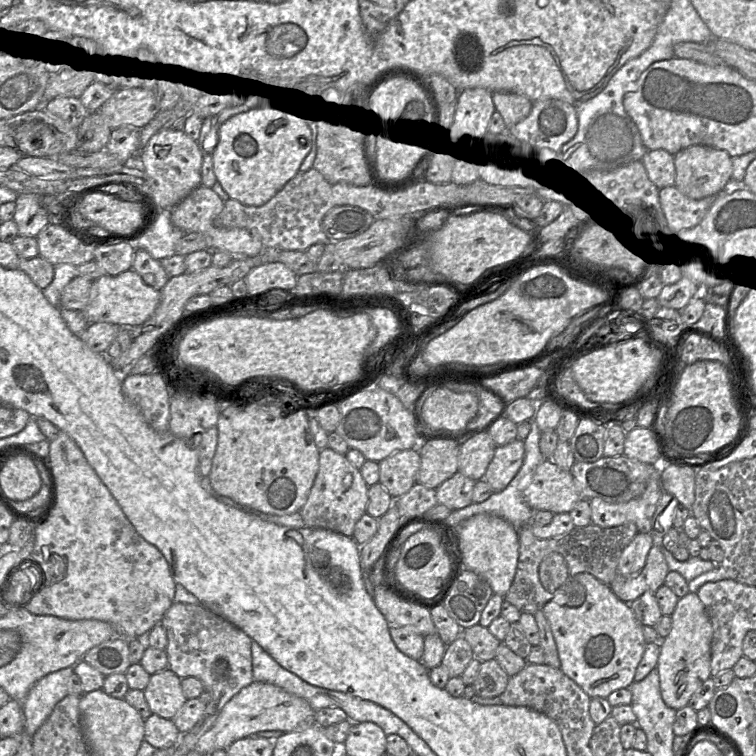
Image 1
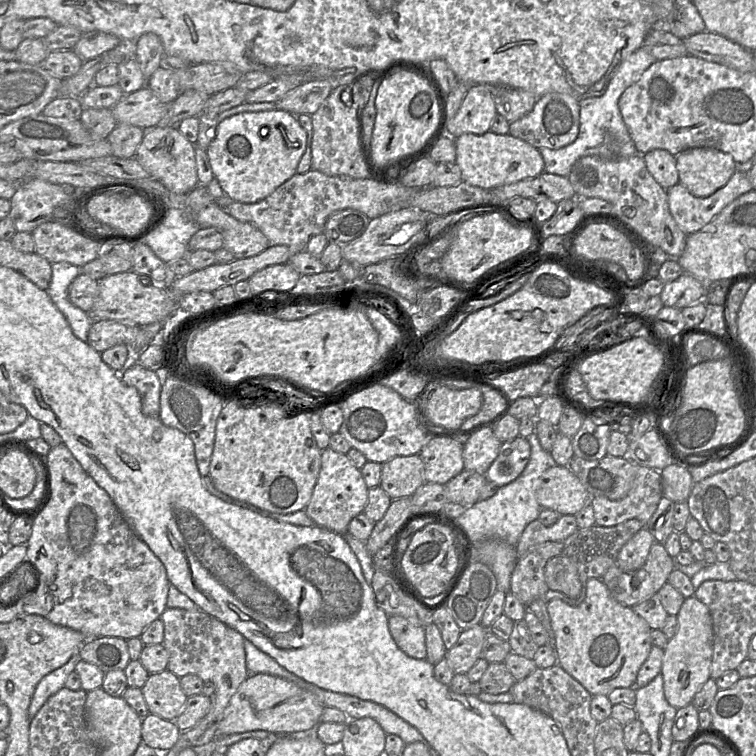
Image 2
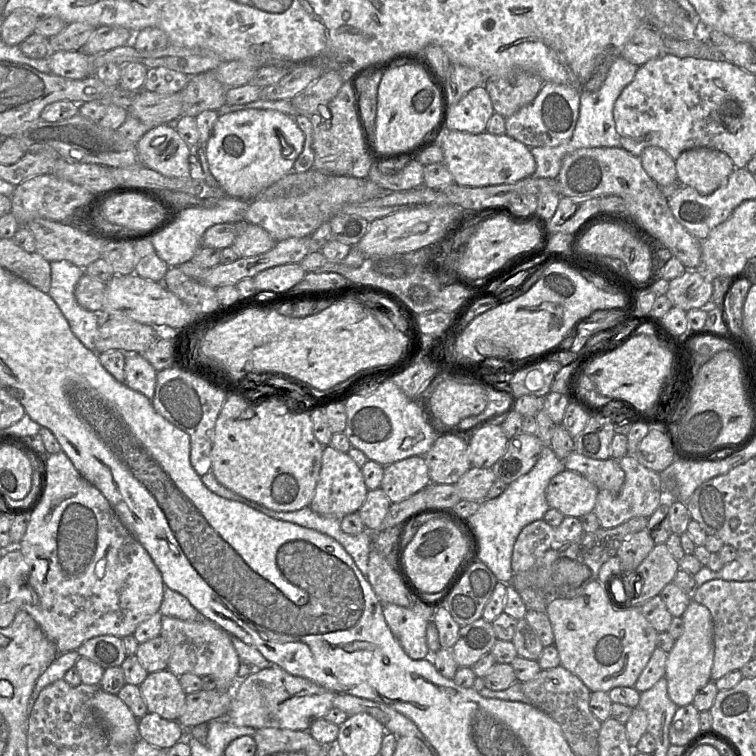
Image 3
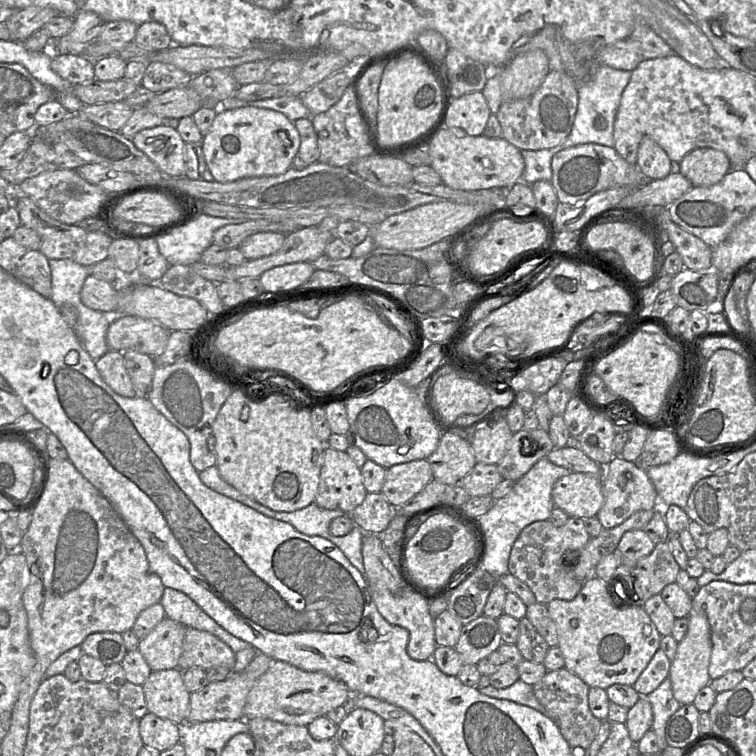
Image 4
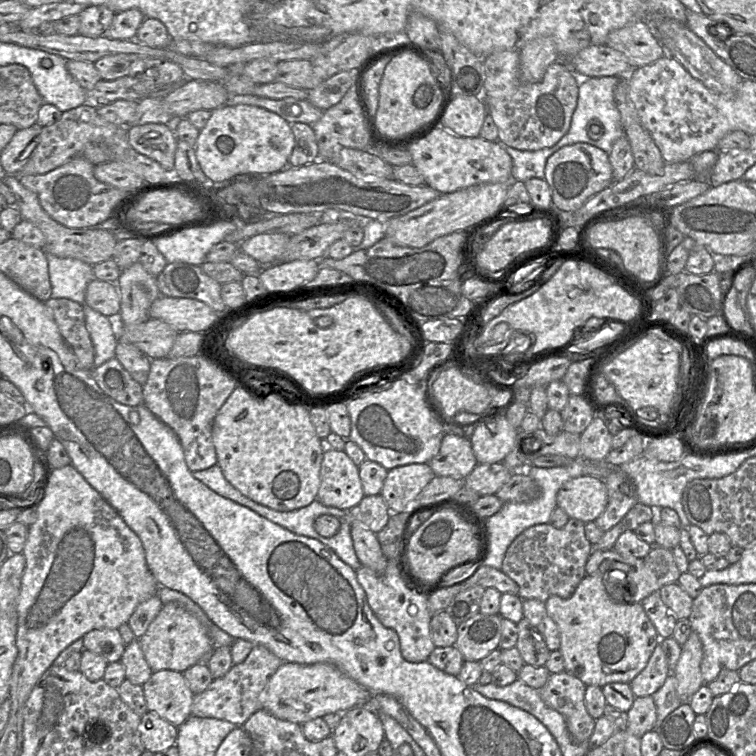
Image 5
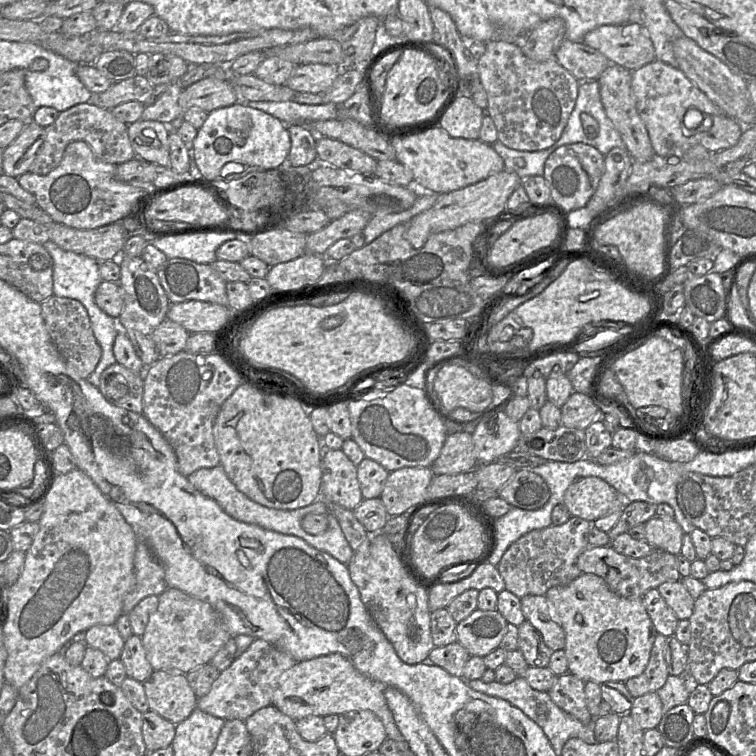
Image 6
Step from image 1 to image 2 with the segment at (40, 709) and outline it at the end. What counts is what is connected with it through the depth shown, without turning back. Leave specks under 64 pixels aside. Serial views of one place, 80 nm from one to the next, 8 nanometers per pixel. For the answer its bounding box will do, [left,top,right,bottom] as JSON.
[28,655,79,722]

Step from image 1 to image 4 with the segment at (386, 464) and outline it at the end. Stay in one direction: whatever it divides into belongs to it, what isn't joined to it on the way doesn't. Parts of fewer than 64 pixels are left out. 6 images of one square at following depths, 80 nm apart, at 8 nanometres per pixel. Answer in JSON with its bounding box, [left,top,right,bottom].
[381,459,433,507]

